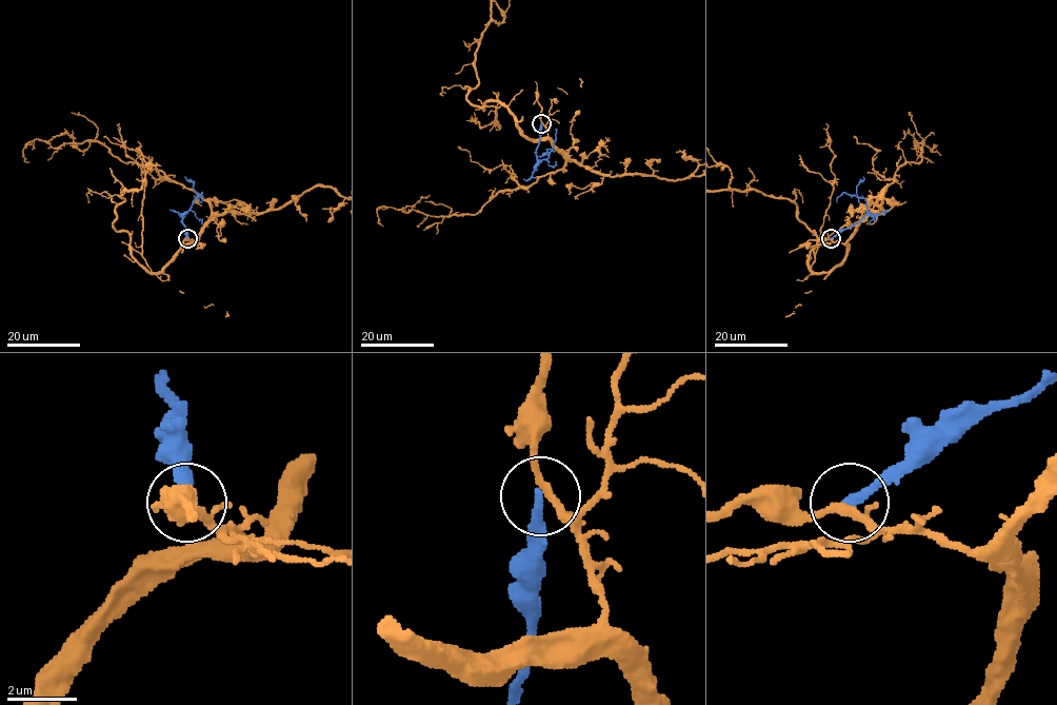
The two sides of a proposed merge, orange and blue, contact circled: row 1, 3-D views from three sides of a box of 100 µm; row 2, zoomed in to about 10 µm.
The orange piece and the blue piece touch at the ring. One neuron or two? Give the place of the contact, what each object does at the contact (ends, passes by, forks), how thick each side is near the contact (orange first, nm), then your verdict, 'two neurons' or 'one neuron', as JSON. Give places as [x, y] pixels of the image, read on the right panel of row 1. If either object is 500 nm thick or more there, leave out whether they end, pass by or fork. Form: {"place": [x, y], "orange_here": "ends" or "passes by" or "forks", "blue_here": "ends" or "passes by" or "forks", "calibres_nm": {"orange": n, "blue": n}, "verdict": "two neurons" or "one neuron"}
{"place": [831, 238], "orange_here": "forks", "blue_here": "ends", "calibres_nm": {"orange": 170, "blue": 280}, "verdict": "two neurons"}

